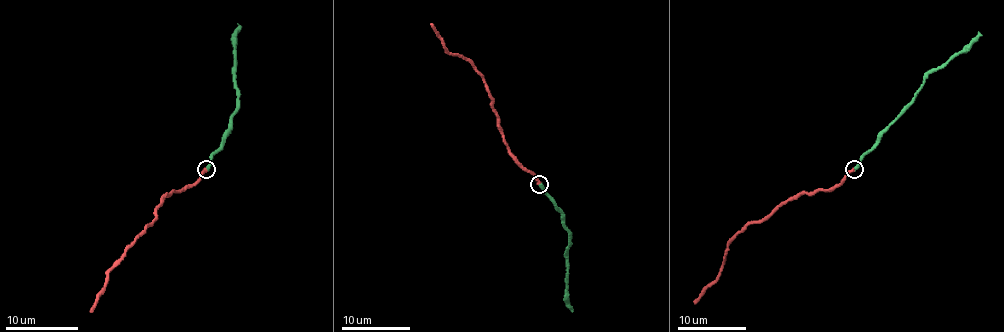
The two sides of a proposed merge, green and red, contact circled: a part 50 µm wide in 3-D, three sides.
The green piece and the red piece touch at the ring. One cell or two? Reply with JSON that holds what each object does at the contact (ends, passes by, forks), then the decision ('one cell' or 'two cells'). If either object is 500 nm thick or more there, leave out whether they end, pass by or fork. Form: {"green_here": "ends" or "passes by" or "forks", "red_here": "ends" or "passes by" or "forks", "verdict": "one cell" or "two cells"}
{"green_here": "ends", "red_here": "ends", "verdict": "one cell"}

